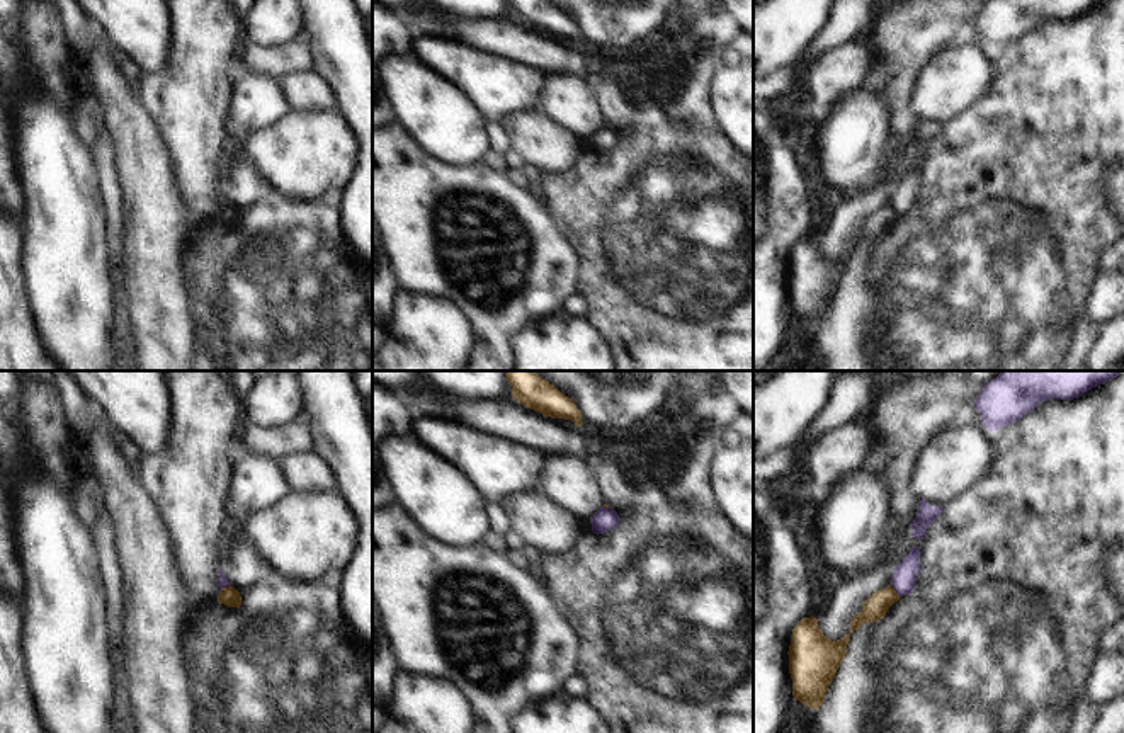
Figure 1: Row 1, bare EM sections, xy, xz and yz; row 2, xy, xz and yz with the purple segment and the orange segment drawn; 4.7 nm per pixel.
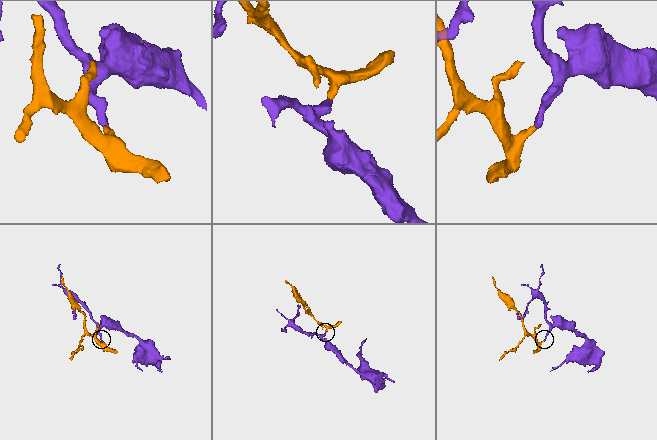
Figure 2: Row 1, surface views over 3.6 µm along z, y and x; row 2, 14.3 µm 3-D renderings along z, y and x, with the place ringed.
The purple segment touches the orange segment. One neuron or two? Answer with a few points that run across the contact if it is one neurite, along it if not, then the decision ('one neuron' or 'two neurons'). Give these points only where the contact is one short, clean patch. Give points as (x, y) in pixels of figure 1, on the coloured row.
line yz (890, 585), (900, 596); two neurons

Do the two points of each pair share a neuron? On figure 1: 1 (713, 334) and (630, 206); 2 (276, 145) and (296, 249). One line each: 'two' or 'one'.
1: one
2: two

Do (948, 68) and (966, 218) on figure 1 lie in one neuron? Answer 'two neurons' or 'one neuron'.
two neurons

